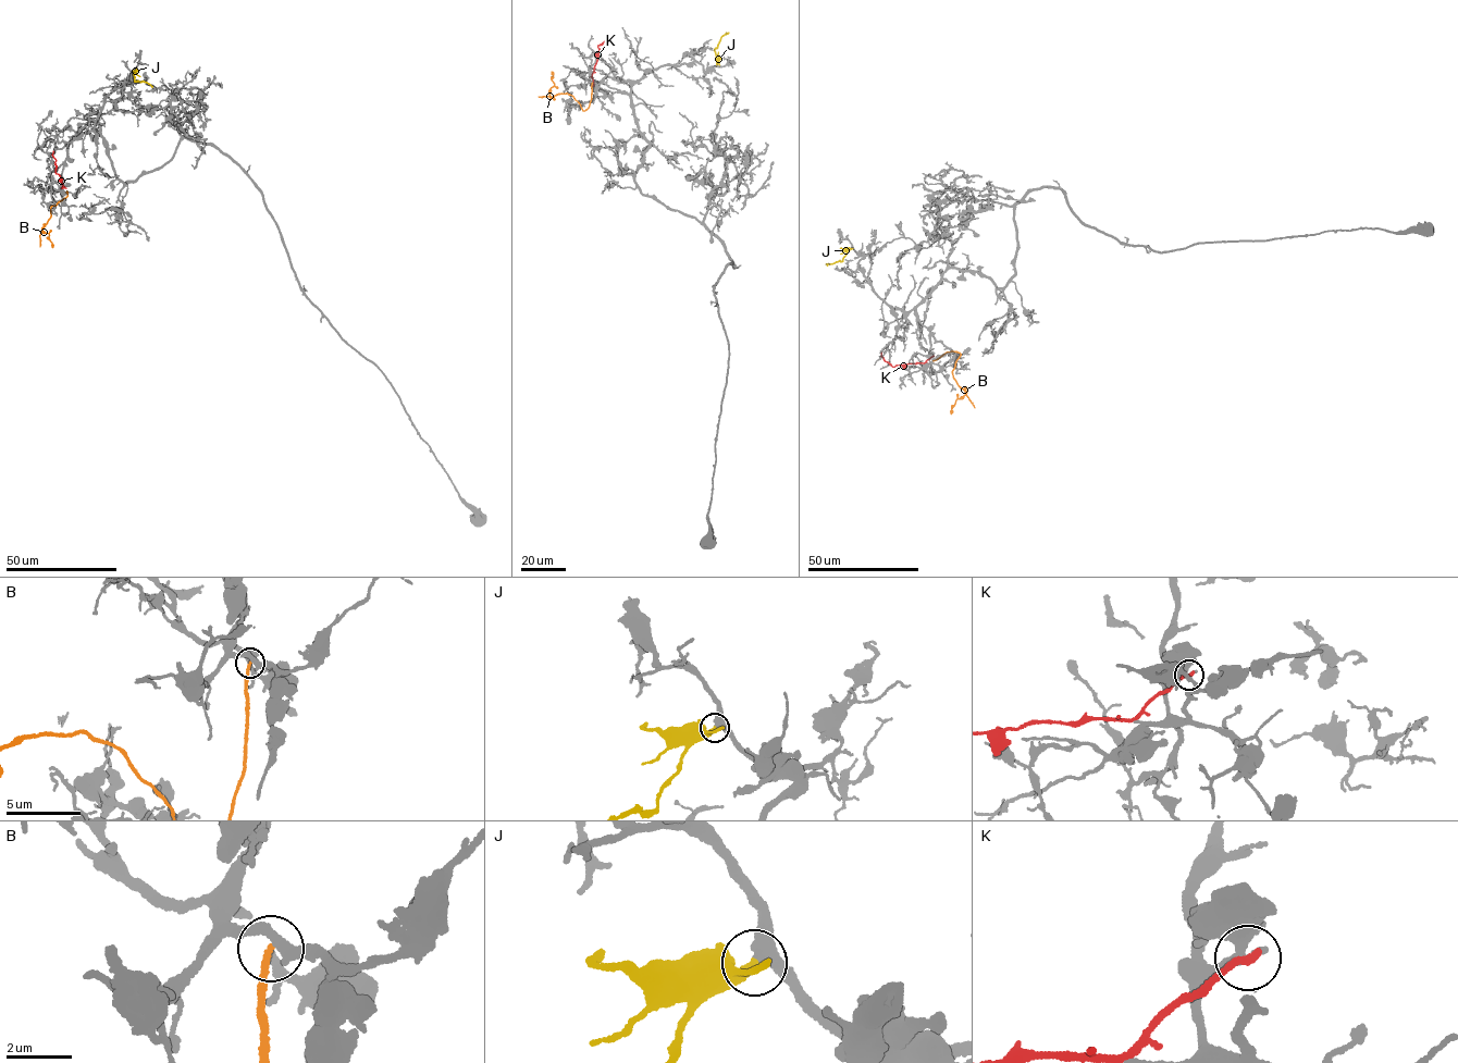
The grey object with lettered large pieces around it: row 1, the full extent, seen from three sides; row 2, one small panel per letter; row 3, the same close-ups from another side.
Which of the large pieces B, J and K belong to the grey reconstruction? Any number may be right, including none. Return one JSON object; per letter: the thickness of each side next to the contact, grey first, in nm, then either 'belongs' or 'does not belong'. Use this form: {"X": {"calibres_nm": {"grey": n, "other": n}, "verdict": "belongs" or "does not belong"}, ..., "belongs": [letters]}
{"B": {"calibres_nm": {"grey": 280, "other": 180}, "verdict": "does not belong"}, "J": {"calibres_nm": {"grey": 380, "other": 360}, "verdict": "belongs"}, "K": {"calibres_nm": {"grey": 280, "other": 240}, "verdict": "does not belong"}, "belongs": ["J"]}

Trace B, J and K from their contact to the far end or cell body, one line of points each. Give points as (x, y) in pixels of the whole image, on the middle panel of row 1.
B: (592, 83), (589, 107), (583, 110), (567, 93), (548, 96), (554, 84), (551, 71)
J: (716, 64), (715, 49), (728, 33)
K: (593, 85), (597, 46), (608, 42)

